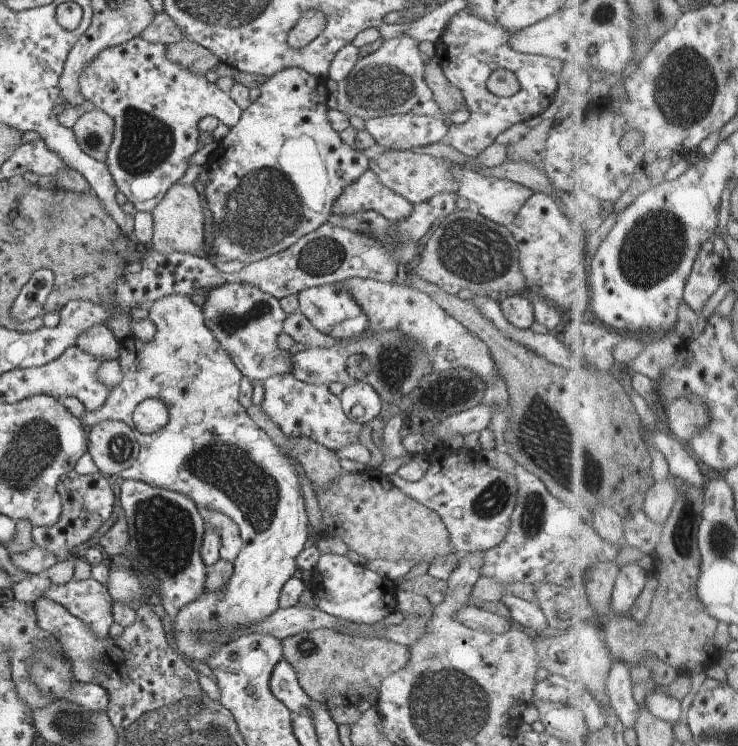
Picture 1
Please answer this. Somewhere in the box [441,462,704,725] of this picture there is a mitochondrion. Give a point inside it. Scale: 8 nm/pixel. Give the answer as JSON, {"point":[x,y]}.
{"point":[490,500]}

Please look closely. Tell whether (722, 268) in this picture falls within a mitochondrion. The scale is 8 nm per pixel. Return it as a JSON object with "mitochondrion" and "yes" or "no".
{"mitochondrion":"no"}

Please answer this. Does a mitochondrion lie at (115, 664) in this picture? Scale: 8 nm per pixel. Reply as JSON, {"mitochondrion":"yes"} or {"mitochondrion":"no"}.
{"mitochondrion":"no"}

